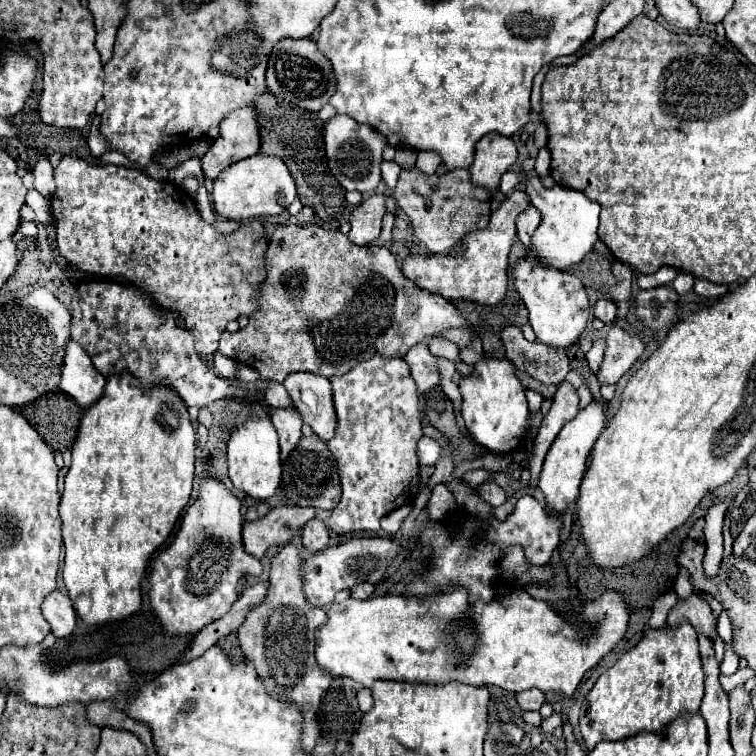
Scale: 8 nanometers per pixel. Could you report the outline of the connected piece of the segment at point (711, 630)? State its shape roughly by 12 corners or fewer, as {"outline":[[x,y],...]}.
{"outline":[[695,593],[669,613],[671,627],[691,623],[713,641],[717,617]]}

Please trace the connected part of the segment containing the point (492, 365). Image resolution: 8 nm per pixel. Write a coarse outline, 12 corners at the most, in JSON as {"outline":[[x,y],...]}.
{"outline":[[483,355],[459,379],[461,415],[495,453],[521,445],[529,417],[513,363]]}

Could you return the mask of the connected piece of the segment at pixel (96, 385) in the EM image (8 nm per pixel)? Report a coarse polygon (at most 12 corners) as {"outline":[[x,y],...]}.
{"outline":[[65,345],[59,389],[81,407],[103,393],[105,377],[81,345]]}

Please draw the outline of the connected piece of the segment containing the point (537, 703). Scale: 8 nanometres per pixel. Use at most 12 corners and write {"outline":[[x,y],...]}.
{"outline":[[539,689],[517,693],[523,711],[537,711],[545,703]]}

